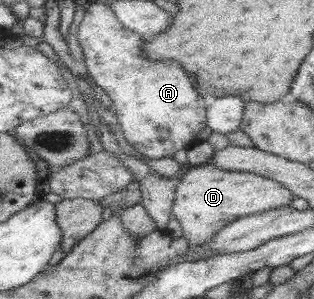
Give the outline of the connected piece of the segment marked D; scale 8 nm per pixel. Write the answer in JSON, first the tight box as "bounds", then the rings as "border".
{"bounds":[173,162,295,246],"border":[[[210,162],[204,165],[188,166],[182,182],[177,184],[177,197],[173,216],[182,224],[184,228],[183,236],[190,240],[191,246],[197,246],[197,244],[207,244],[221,230],[227,228],[229,224],[245,216],[290,207],[295,197],[295,194],[278,179],[273,179],[262,174],[259,175],[255,172],[224,170]]]}

